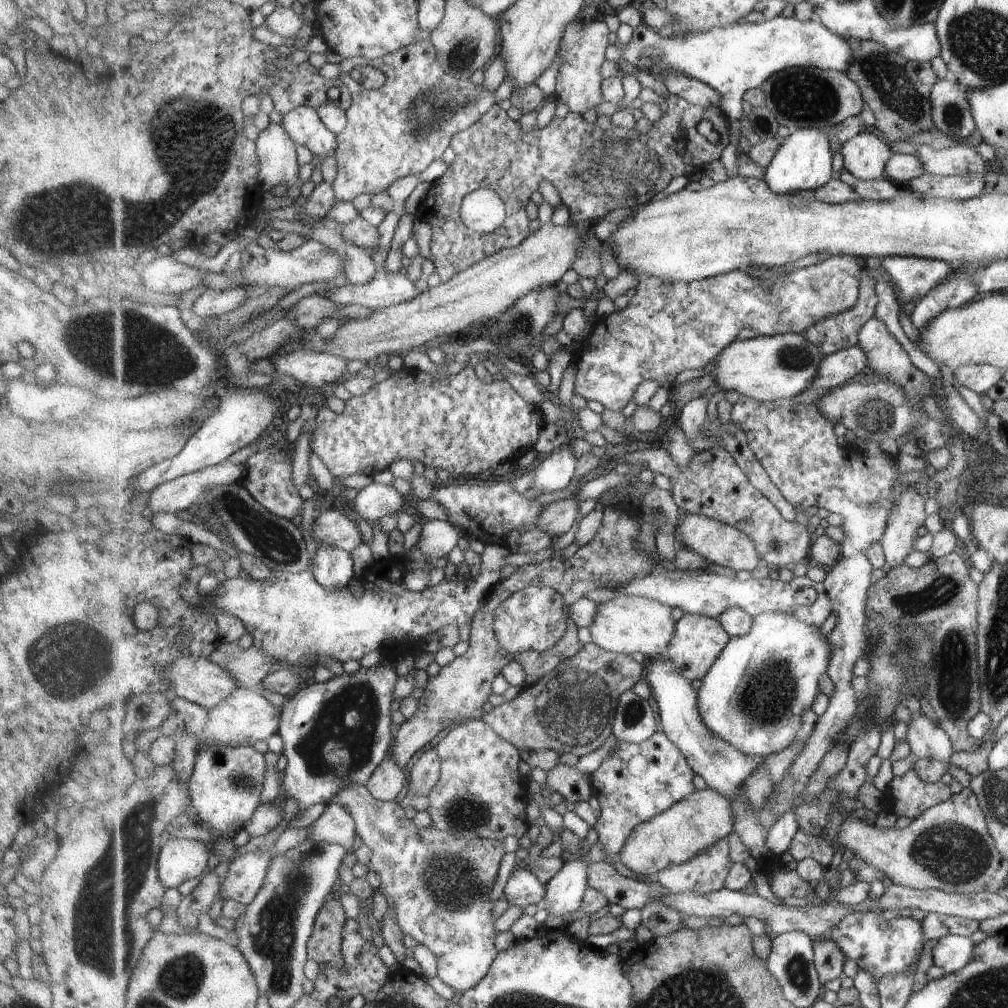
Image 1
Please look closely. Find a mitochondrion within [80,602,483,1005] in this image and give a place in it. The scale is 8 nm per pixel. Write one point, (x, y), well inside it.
(273, 938)

